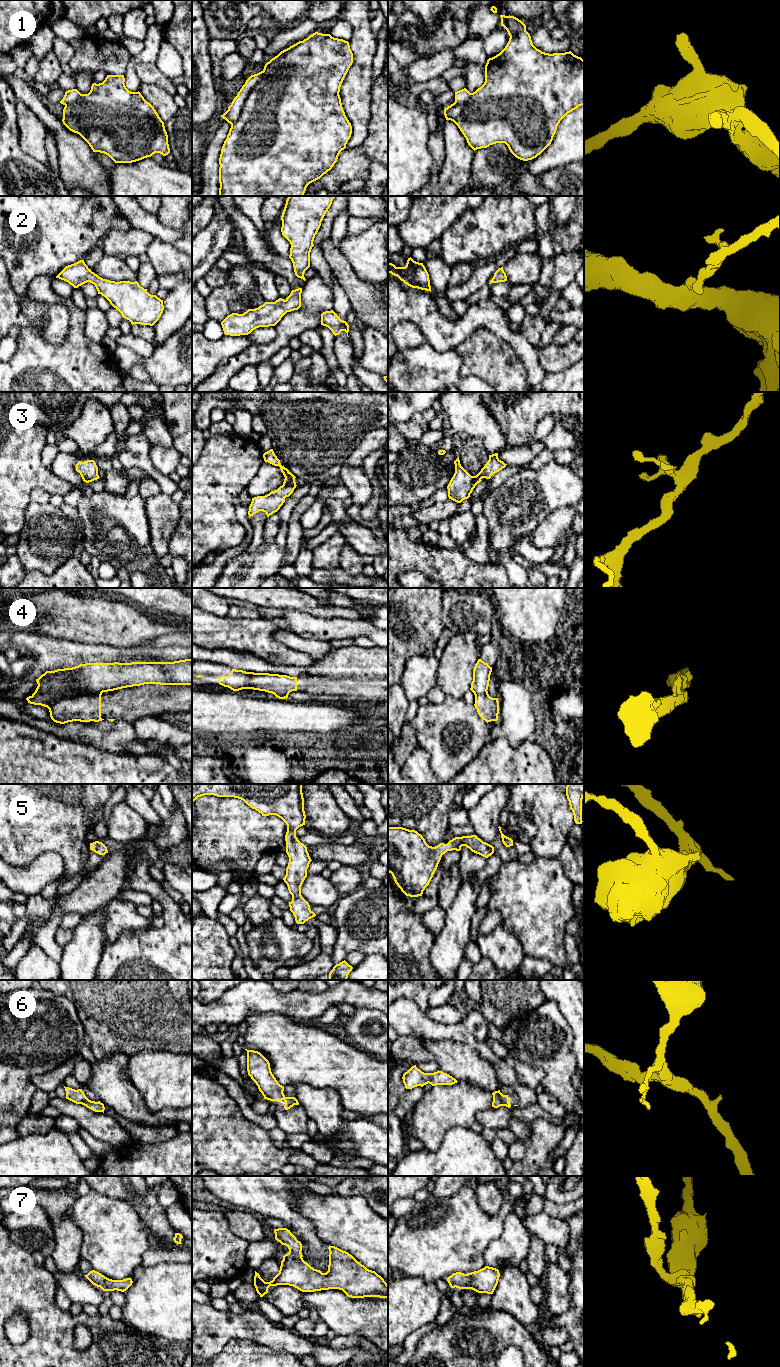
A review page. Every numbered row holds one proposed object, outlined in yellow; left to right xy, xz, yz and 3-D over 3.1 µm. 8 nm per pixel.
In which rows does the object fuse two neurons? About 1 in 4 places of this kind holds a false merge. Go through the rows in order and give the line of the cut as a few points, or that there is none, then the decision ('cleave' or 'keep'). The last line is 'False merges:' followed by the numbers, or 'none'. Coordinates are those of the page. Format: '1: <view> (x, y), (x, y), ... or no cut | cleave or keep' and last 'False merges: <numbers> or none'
1: xz (263, 70), (264, 76), (249, 93), (240, 116), (231, 124) | cleave
2: no cut | keep
3: no cut | keep
4: xy (48, 708), (61, 699), (83, 696), (90, 711), (95, 715) | cleave
5: no cut | keep
6: no cut | keep
7: no cut | keep
False merges: 1, 4

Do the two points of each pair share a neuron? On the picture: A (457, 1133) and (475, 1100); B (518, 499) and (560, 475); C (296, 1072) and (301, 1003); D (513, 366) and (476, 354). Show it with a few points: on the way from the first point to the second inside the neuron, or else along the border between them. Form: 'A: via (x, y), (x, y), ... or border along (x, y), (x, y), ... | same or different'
A: border along (470, 1127), (453, 1126), (445, 1133), (442, 1141) | different
B: via (528, 497), (545, 490), (550, 485) | same
C: border along (278, 1012), (296, 1021), (306, 1021) | different
D: via (504, 366), (500, 366), (485, 355) | same

